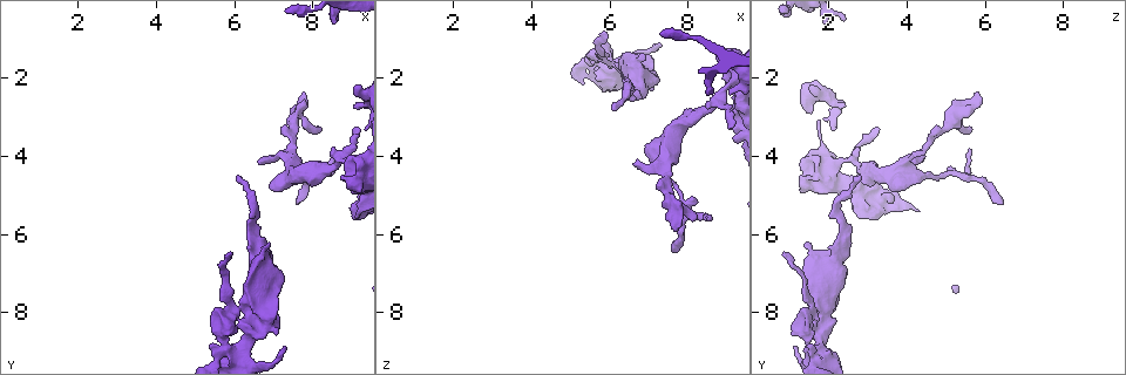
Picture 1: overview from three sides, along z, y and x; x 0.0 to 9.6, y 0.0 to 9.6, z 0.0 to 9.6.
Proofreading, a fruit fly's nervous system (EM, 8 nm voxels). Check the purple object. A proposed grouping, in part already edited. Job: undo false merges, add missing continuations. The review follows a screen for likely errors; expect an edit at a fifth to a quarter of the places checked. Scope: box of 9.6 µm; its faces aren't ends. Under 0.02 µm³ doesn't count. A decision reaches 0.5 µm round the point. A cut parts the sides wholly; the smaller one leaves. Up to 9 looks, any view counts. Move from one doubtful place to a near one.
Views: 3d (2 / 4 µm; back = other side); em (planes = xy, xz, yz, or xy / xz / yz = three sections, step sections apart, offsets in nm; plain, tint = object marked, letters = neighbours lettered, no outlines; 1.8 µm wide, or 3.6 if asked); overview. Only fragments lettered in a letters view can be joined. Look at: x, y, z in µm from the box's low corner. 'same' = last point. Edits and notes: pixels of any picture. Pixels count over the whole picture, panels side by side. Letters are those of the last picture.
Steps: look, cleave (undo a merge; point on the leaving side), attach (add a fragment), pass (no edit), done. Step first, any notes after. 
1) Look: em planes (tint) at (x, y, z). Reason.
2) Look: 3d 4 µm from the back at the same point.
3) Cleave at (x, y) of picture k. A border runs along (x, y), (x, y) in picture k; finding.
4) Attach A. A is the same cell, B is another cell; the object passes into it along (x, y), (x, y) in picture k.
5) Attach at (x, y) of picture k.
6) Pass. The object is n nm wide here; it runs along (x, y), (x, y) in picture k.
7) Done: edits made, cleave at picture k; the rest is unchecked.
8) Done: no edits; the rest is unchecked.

Look: em planes (letters) at (6.90, 6.20, 1.40). Free end.

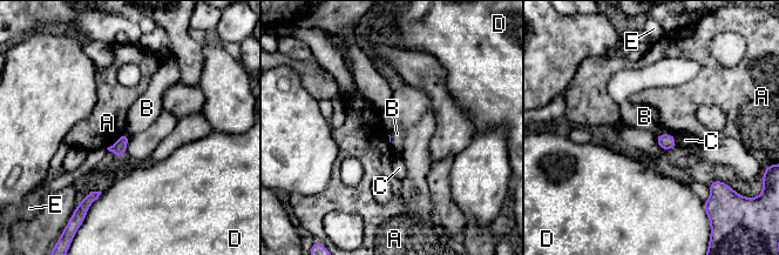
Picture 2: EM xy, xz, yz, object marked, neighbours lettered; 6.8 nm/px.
Pass. A, B, C, D and E are other cells; a border runs along (670, 133), (656, 135) in picture 2; no lettered fragment goes on from it.

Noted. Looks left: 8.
Look: em planes (letters) at (6.85, 4.80, 3.85). Stops while still wide.

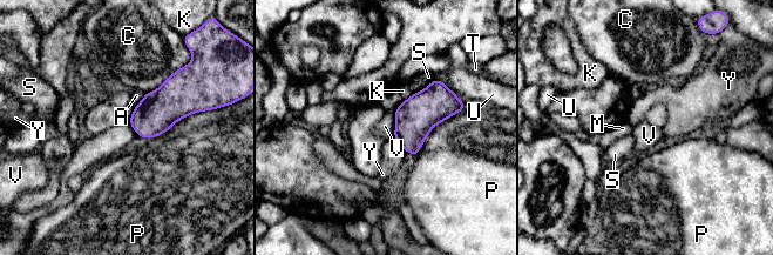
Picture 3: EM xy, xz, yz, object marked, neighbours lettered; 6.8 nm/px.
Pass. A, C, K, M, P, S, T, U, V and Y are other cells; a border runs along (394, 112), (393, 136) in picture 3; no lettered fragment goes on from it.

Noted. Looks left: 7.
Look: em planes (letters) at (8.25, 3.35, 5.55). An open end.

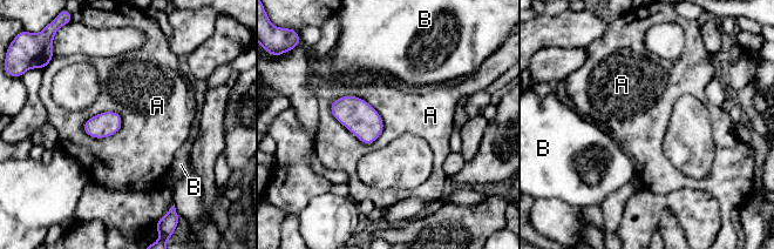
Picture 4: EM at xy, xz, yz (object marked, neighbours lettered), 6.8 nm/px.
Pass. The object is 170 nm wide here; A and B are other cells; a border runs along (330, 102), (364, 143), (382, 133) in picture 4; none of them fits.

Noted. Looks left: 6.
Look: 3d 4 µm at (8.70, 4.60, 1.55). Free end.

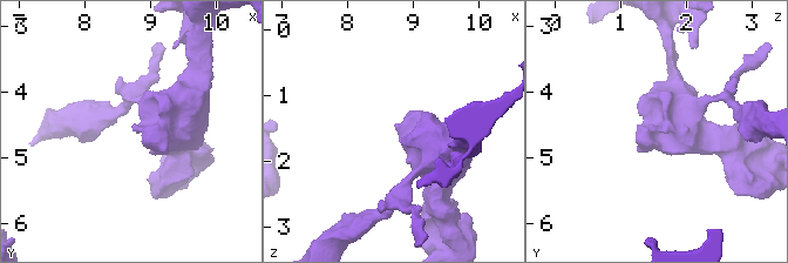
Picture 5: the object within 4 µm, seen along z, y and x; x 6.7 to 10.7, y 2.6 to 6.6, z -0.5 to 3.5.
Look: em planes (letters) at (8.70, 4.55, 1.55).

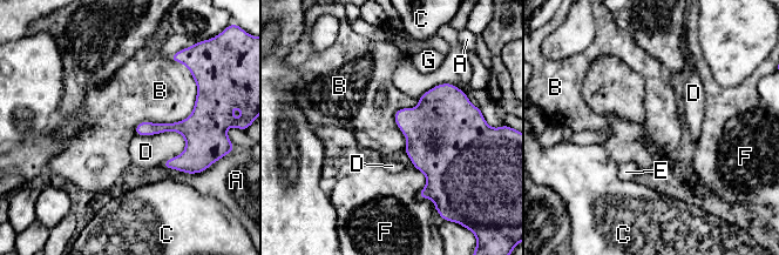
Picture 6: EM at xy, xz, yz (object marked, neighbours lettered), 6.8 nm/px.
Pass. The longest contact is with B, 550 nm; A, B, C, D, E, F and G are other cells; no lettered fragment goes on from it.

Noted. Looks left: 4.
Done: no edits; the rest is unchecked.

